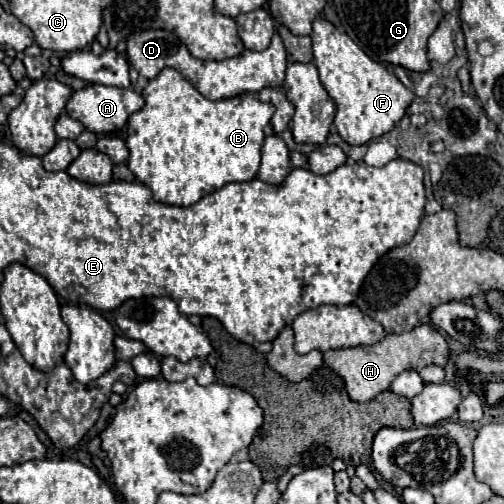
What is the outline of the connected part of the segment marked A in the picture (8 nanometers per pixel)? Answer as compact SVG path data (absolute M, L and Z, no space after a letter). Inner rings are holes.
M92 84L82 90L76 90L66 104L68 116L72 116L74 120L80 120L86 126L86 130L94 134L110 134L110 132L122 130L128 118L142 108L144 108L144 98L132 88L116 88L116 86L104 86L104 84Z

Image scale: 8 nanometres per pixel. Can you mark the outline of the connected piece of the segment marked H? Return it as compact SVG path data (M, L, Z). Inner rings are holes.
M428 324L416 326L412 332L388 334L382 342L358 348L338 348L324 352L324 364L344 378L346 392L354 402L368 402L388 390L402 370L422 370L424 366L444 366L448 360L448 344L444 336Z

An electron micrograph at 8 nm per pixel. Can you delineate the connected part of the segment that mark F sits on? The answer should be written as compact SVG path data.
M324 18L312 22L312 48L314 64L318 66L320 80L336 102L334 126L338 134L352 146L368 144L374 138L390 132L404 116L412 102L412 90L408 90L381 62L374 62L346 32L340 32Z

